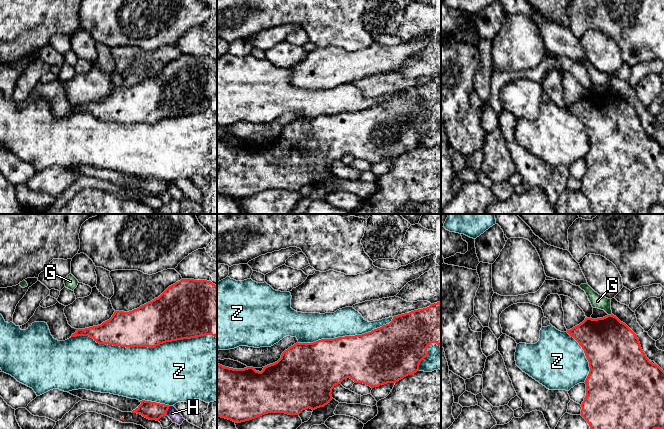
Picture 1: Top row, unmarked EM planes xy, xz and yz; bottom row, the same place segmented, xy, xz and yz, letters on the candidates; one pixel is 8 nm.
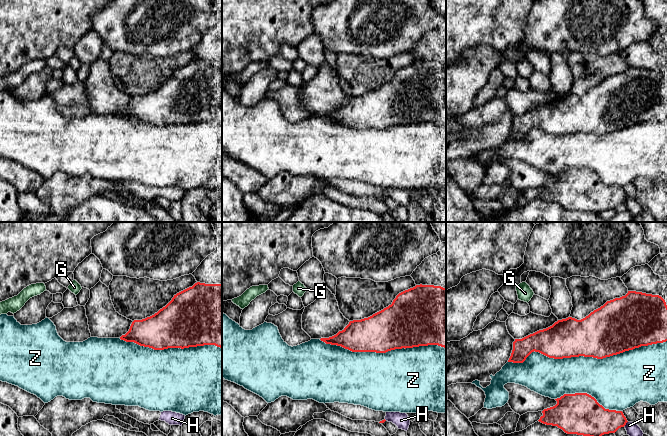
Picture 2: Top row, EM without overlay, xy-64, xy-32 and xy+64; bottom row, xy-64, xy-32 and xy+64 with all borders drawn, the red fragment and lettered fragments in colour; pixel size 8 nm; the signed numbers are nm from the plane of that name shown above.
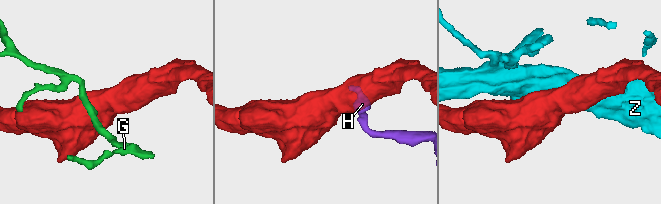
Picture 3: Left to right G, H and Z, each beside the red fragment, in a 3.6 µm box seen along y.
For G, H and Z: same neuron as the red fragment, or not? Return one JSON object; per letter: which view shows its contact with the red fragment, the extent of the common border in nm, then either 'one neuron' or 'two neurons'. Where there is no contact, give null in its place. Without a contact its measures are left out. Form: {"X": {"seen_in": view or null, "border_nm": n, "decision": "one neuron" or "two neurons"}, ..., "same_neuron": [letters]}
{"G": {"seen_in": "yz", "border_nm": 40, "decision": "two neurons"}, "H": {"seen_in": "xy", "border_nm": 90, "decision": "two neurons"}, "Z": {"seen_in": "xy", "border_nm": 1150, "decision": "two neurons"}, "same_neuron": []}

